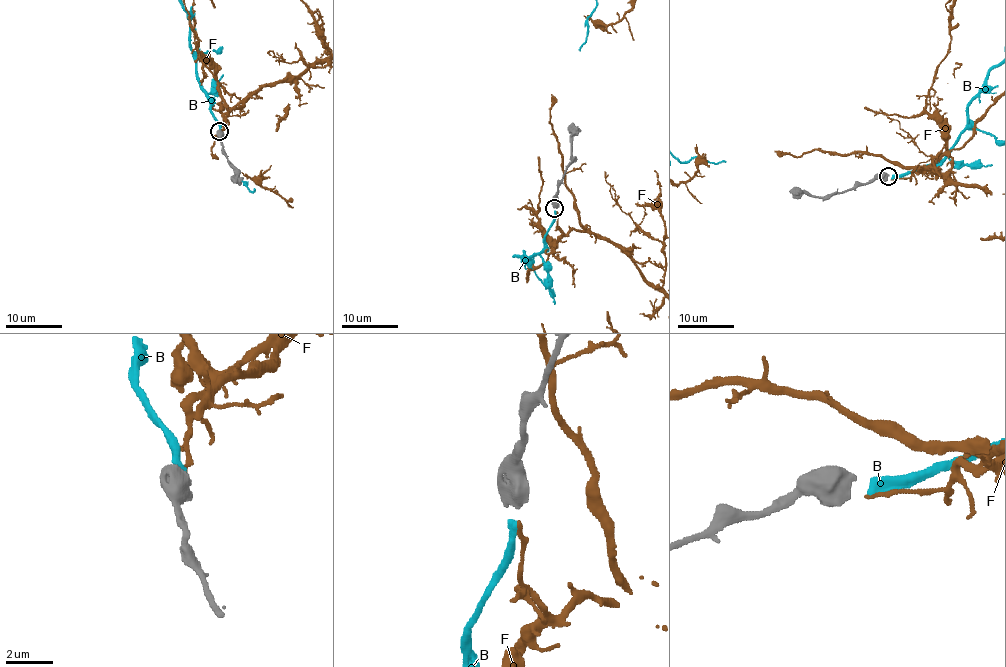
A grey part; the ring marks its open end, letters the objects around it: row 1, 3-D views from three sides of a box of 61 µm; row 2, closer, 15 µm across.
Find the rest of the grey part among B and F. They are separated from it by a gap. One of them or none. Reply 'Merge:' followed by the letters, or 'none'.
Merge: B

